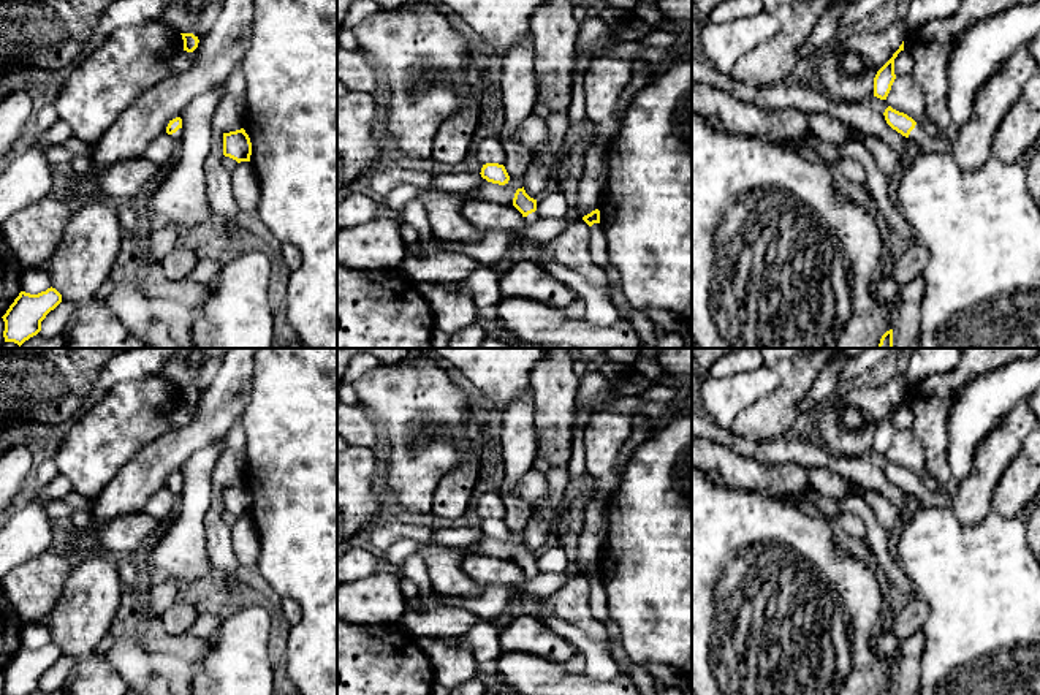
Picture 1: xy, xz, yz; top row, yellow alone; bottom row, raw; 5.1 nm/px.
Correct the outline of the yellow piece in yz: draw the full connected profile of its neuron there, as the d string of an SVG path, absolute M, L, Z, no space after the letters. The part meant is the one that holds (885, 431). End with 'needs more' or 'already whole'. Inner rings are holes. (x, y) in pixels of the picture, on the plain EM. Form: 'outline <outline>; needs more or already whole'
outline M904 396L899 401L899 404L893 408L893 412L877 426L875 432L874 432L874 451L880 453L880 454L886 454L891 440L896 434L894 429L894 413L898 412L898 408L904 405Z; already whole

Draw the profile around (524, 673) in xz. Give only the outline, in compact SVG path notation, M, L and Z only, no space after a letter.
M518 651L503 652L497 668L514 695L641 695L627 674L598 682L584 671L571 674L564 663Z

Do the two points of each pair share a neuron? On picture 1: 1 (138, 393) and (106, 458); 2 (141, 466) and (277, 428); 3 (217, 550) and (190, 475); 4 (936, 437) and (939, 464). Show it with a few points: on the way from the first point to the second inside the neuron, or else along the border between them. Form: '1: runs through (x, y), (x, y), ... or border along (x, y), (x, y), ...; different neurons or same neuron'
1: runs through (135, 409), (106, 437), (106, 442); same neuron
2: border along (252, 385), (252, 398), (238, 420); different neurons
3: border along (209, 507), (204, 516), (206, 553); different neurons
4: runs through (936, 444), (936, 458); same neuron

